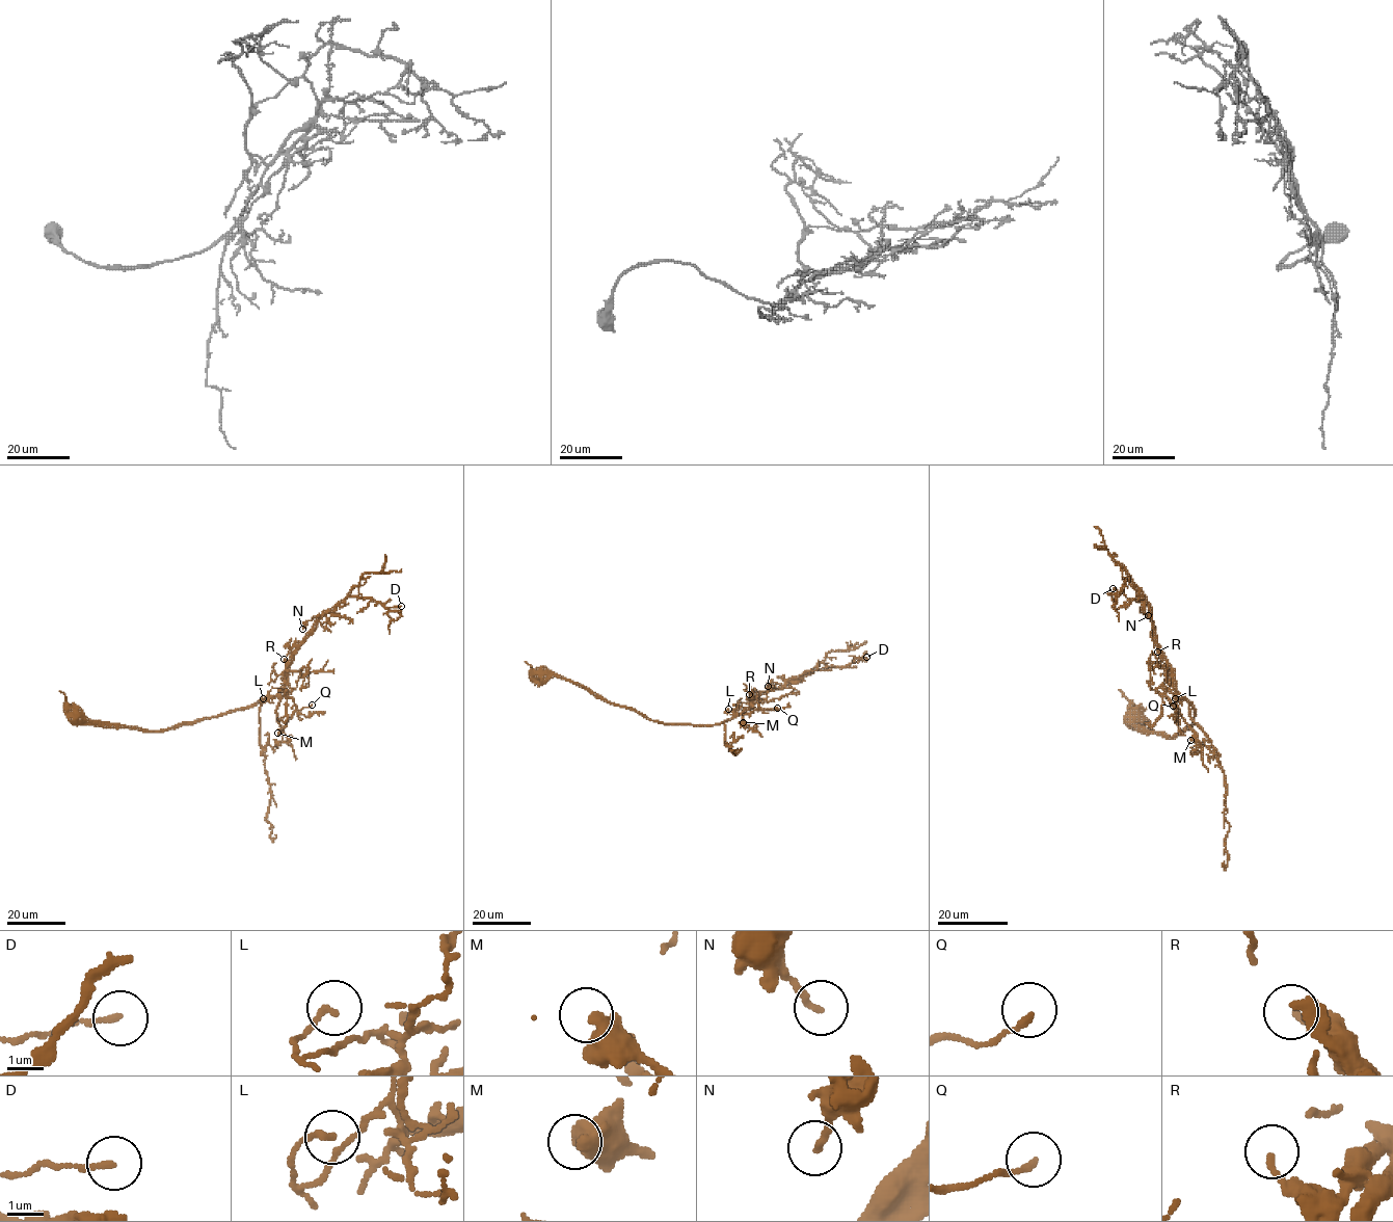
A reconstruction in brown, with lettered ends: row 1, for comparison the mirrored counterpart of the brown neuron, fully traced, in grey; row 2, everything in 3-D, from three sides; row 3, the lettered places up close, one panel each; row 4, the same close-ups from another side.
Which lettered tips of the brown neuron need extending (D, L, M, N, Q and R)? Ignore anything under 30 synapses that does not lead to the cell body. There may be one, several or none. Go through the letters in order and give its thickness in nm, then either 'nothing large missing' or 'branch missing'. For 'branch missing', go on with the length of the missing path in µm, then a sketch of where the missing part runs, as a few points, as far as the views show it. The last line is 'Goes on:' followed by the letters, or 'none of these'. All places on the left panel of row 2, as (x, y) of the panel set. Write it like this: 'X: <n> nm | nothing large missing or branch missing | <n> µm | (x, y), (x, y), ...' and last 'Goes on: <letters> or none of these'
D: 160 nm | nothing large missing
L: 160 nm | nothing large missing
M: 500 nm | nothing large missing
N: 190 nm | nothing large missing
Q: 160 nm | nothing large missing
R: 150 nm | nothing large missing
Goes on: none of these

